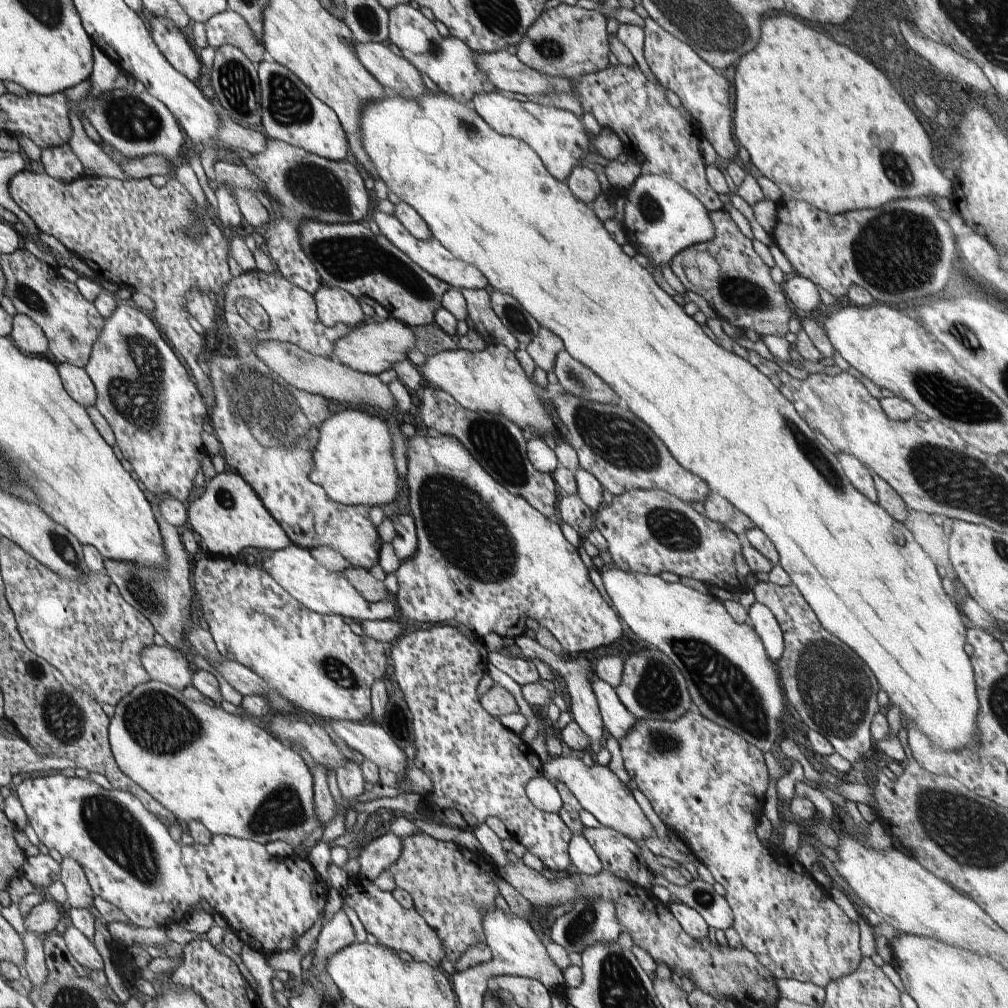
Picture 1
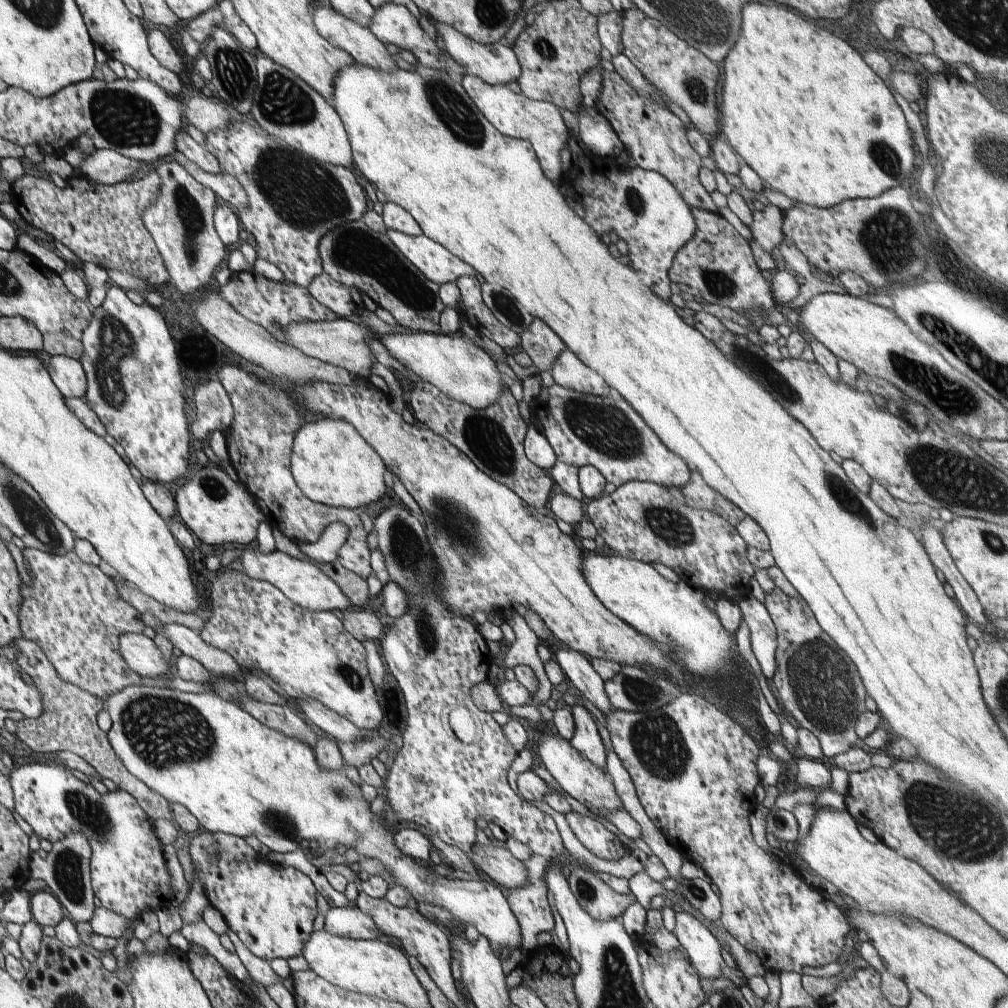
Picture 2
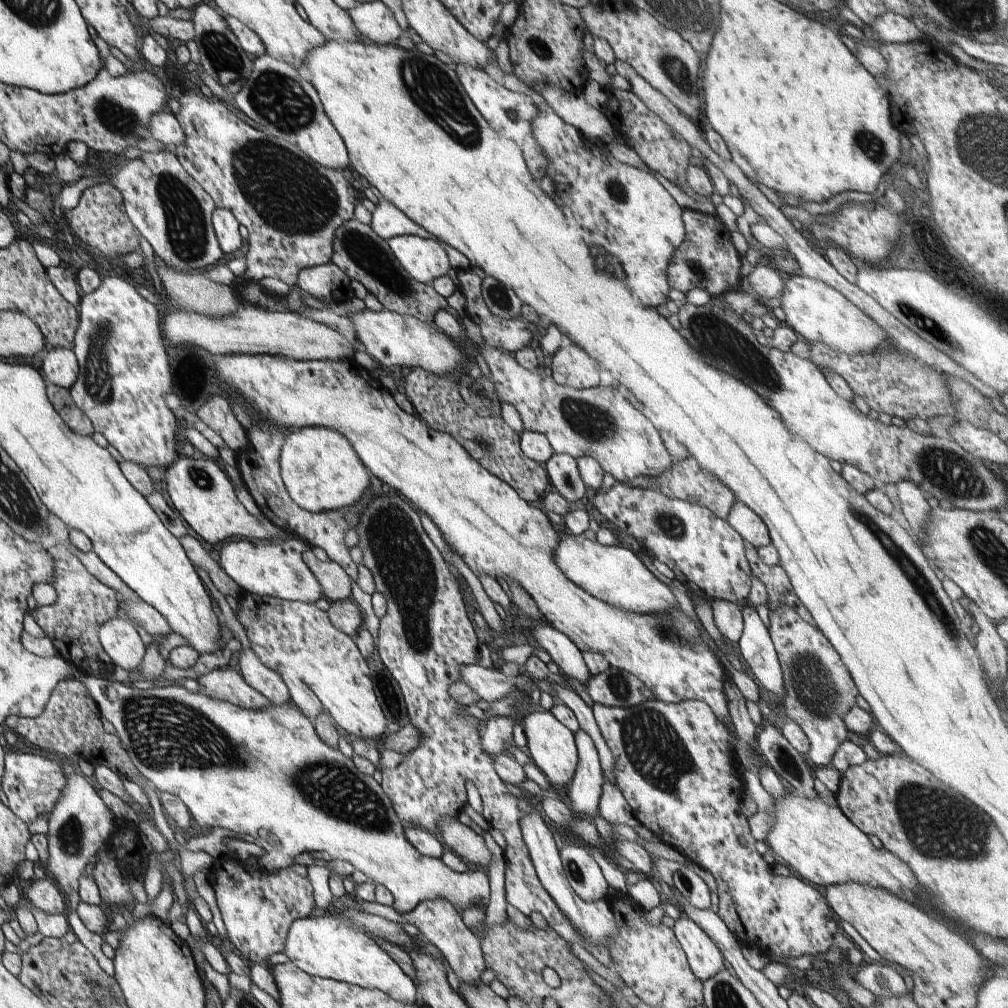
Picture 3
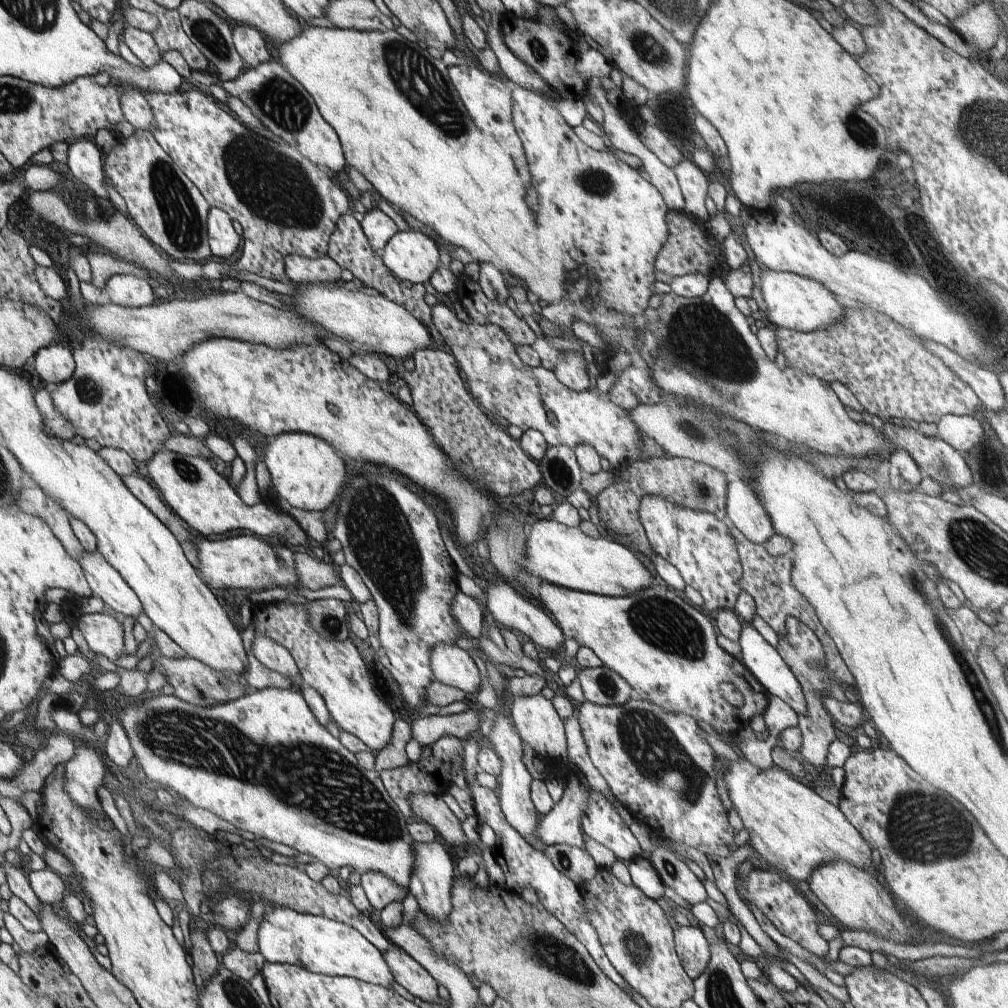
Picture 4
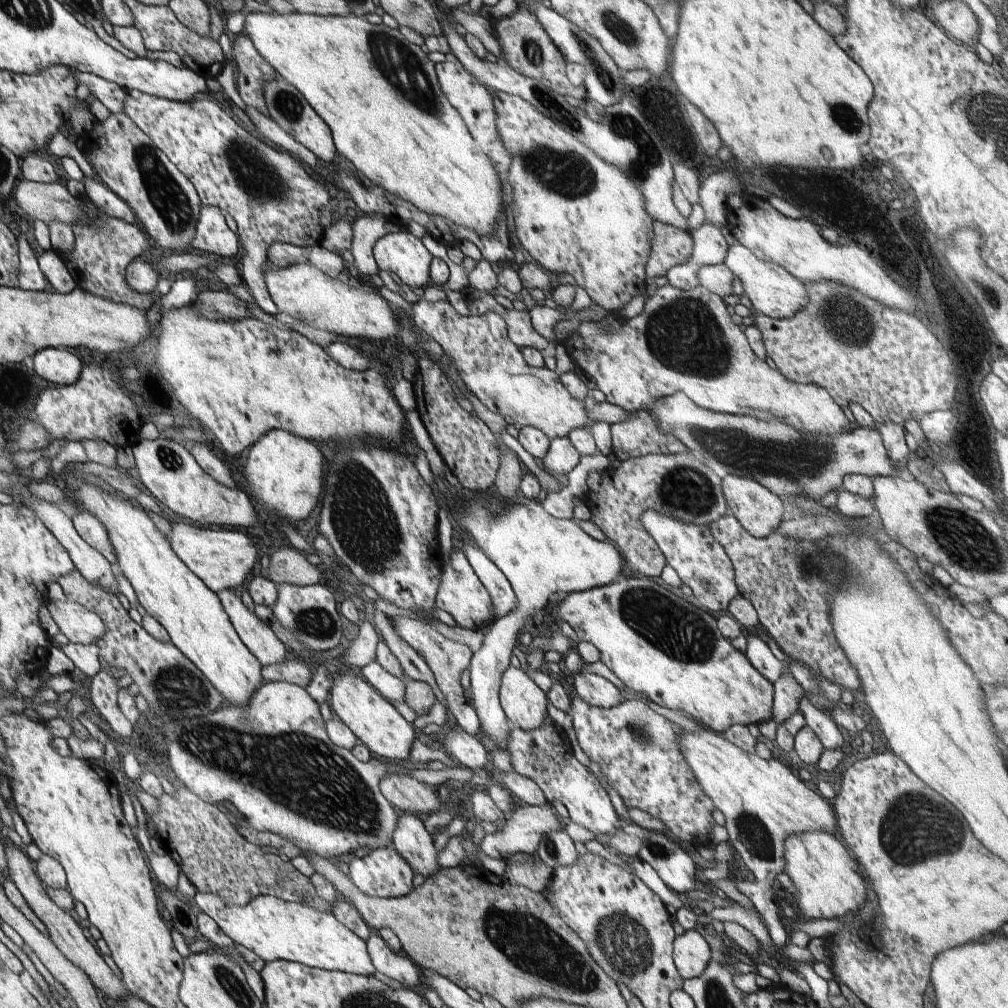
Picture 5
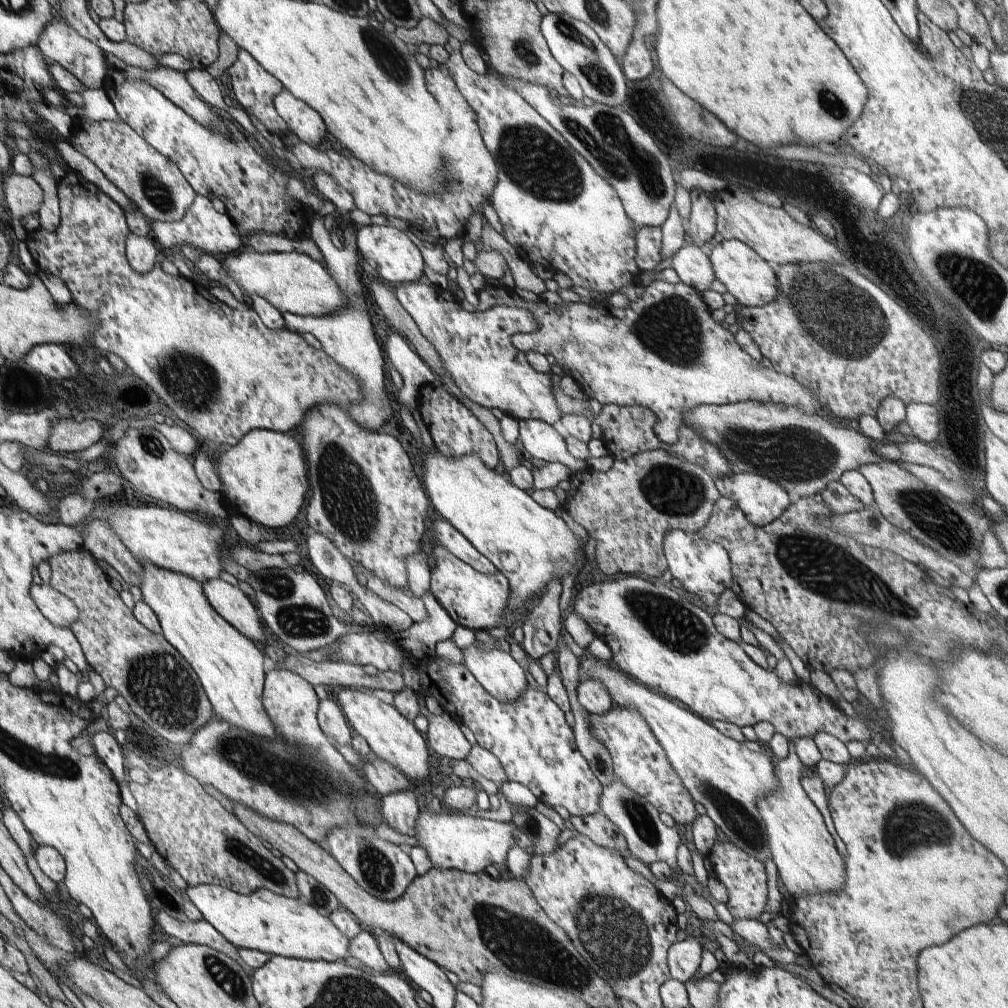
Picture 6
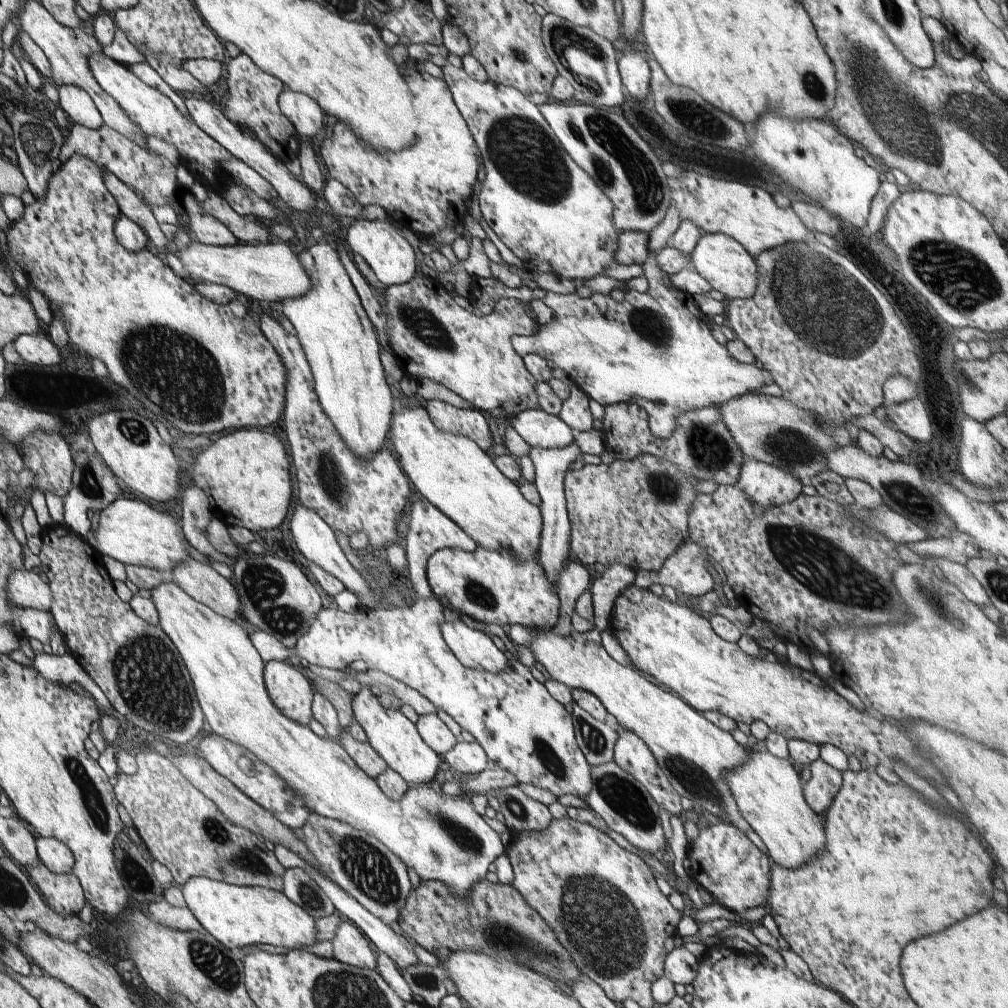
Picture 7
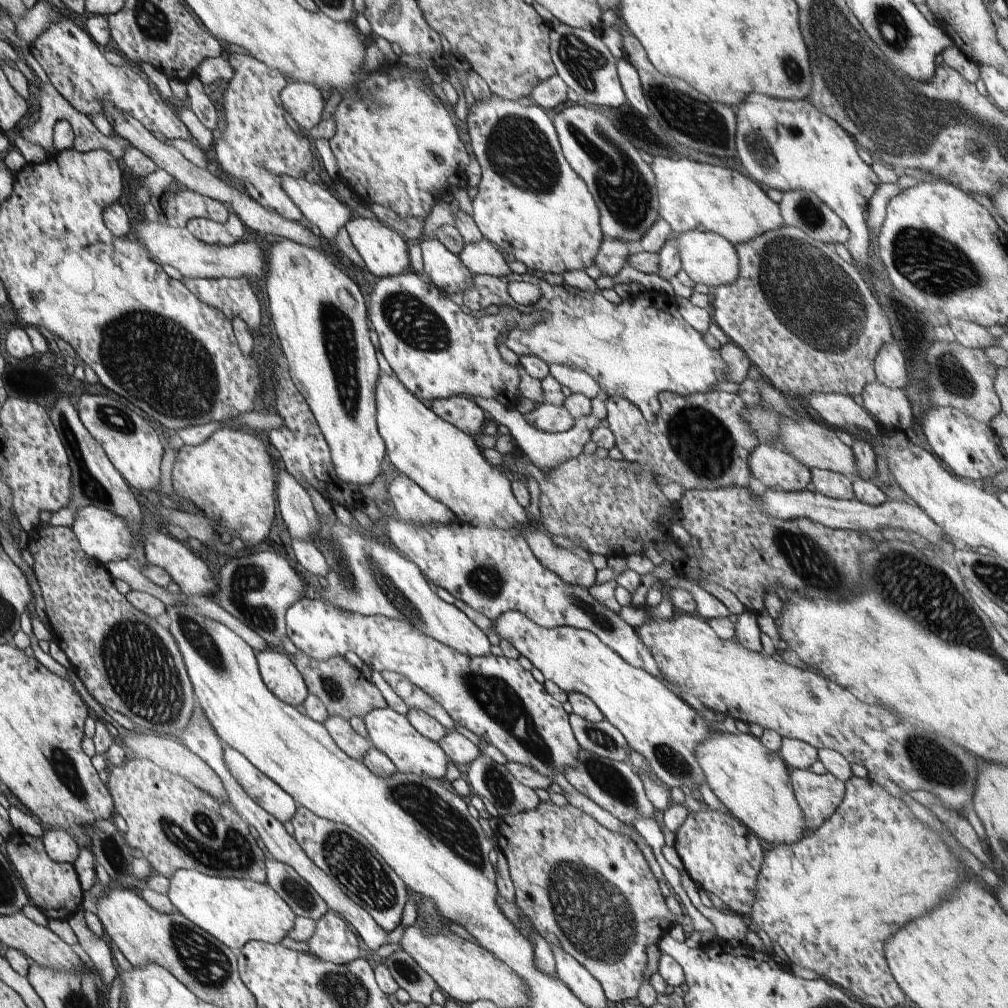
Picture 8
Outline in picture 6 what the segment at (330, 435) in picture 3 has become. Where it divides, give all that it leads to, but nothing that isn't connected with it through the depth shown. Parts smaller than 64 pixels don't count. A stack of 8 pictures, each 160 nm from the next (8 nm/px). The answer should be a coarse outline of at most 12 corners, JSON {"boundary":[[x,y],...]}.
{"boundary":[[256,429],[220,456],[229,508],[284,528],[309,488],[303,446]]}

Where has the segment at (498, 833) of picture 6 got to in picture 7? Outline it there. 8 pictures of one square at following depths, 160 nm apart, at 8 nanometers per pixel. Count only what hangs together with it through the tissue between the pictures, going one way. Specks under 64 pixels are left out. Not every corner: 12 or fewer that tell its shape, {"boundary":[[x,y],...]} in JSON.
{"boundary":[[149,594],[212,732],[460,898],[506,853],[434,783],[389,799],[283,714],[242,626]]}

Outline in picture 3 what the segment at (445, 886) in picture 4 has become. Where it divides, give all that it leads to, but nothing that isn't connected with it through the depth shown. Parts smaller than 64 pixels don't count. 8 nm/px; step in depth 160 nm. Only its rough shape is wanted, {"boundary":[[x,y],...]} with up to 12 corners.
{"boundary":[[444,899],[401,913],[374,900],[358,904],[383,919],[414,924],[471,987],[487,970],[478,935]]}

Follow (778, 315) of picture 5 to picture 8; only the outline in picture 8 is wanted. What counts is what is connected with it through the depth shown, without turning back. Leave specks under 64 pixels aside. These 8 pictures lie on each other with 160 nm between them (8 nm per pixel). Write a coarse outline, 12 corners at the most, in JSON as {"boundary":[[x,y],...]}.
{"boundary":[[696,229],[672,233],[681,268],[711,289],[739,277],[735,245]]}

